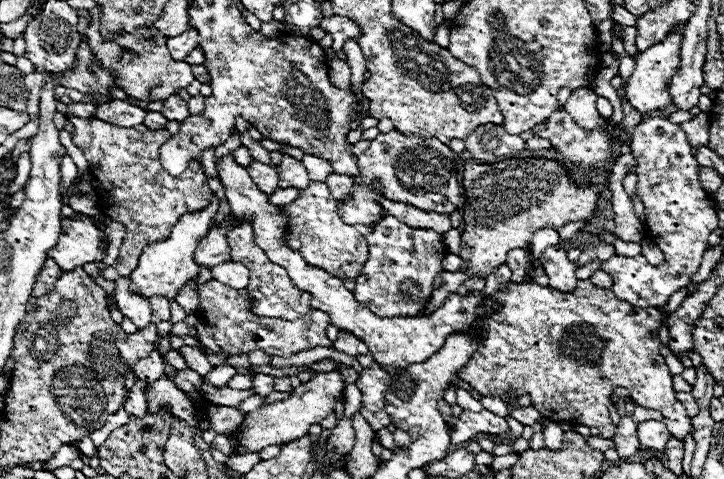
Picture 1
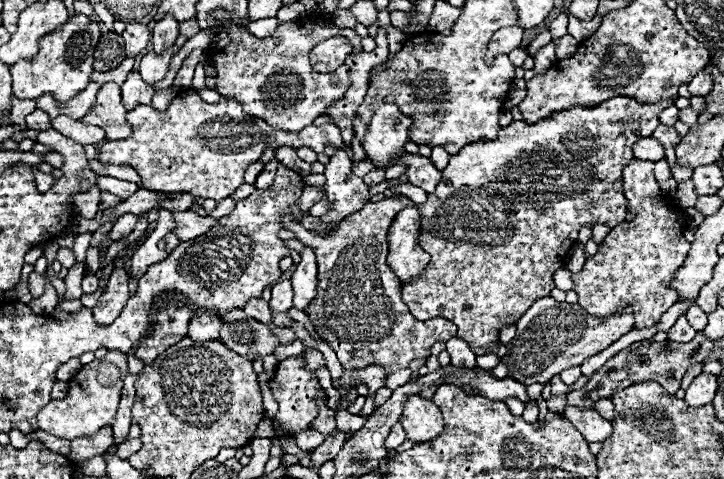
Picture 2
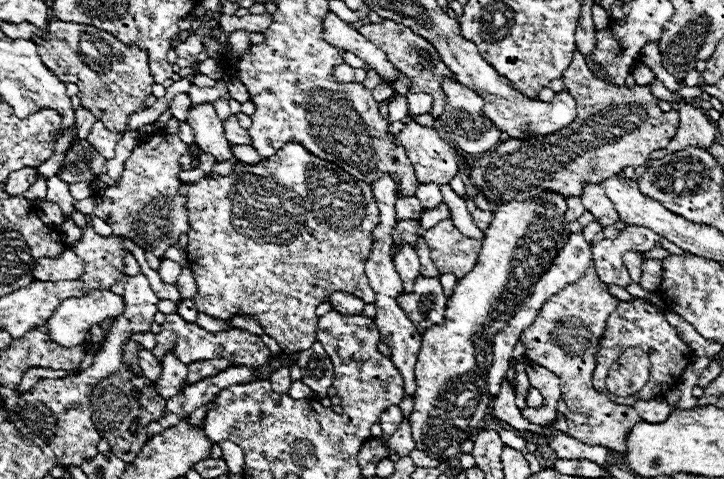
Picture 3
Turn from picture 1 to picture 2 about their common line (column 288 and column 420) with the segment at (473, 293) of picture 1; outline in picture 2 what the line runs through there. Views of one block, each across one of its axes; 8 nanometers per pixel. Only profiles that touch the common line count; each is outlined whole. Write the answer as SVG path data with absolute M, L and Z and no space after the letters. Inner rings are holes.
M406 206L398 212L388 230L388 244L388 264L402 286L414 282L430 260L430 254L418 246L418 212L414 206Z

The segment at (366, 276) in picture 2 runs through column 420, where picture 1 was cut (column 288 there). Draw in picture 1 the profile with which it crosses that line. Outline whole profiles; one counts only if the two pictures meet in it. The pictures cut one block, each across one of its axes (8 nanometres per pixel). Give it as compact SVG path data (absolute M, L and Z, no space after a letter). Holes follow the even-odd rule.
M210 280L198 288L200 294L200 318L204 318L210 328L214 330L214 340L222 352L228 356L232 354L248 354L252 350L264 350L274 356L288 358L296 352L312 350L316 346L332 346L326 338L326 326L330 324L330 316L322 310L310 310L304 316L288 322L280 318L264 318L256 316L248 308L248 292L244 289L226 288L224 284Z

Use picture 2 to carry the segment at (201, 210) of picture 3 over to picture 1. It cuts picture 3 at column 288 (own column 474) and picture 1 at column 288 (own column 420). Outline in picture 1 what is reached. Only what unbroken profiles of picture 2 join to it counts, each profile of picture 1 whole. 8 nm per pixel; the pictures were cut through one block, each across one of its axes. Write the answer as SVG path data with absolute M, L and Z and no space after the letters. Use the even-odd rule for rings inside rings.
M312 182L308 188L300 190L298 198L282 208L288 214L288 228L284 236L284 244L292 250L298 250L306 264L326 270L332 276L342 280L358 278L362 266L368 258L366 236L372 232L372 226L350 226L342 222L338 214L338 202L330 194L326 182ZM242 224L236 230L226 234L226 240L230 244L230 260L240 262L250 270L250 282L246 286L248 298L252 300L252 312L258 316L272 316L272 318L284 318L284 320L294 320L310 310L310 294L302 292L296 288L288 276L288 272L270 262L266 252L260 250L254 242L254 230L252 224ZM364 228L364 232L362 232Z

